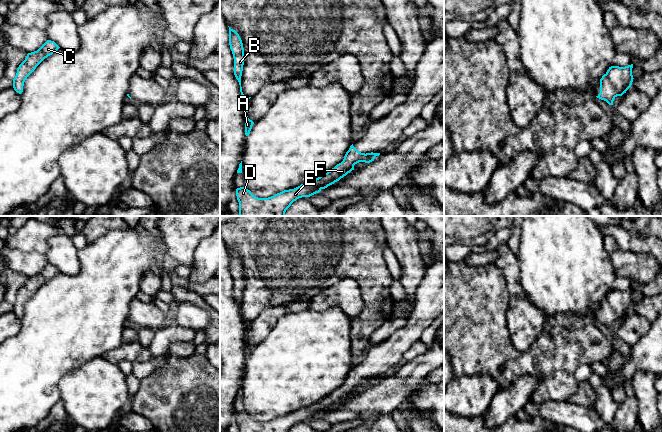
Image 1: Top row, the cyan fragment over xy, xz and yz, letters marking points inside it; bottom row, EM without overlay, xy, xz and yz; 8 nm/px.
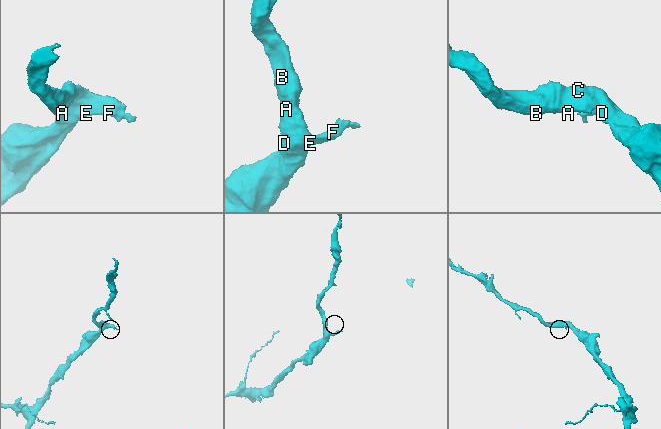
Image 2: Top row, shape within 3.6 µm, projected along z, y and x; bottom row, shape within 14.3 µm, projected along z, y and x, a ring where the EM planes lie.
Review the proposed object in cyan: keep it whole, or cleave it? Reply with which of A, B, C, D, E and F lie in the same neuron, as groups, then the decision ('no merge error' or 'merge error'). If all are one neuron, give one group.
groups A B C D E F; no merge error

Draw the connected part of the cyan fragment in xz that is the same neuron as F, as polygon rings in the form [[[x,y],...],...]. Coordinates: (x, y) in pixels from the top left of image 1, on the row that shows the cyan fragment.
[[[352,144],[341,163],[320,177],[294,189],[284,190],[268,198],[258,198],[245,187],[237,188],[239,216],[285,216],[286,210],[297,199],[319,193],[354,170],[355,164],[370,163],[379,155],[380,153],[373,152],[361,153]]]

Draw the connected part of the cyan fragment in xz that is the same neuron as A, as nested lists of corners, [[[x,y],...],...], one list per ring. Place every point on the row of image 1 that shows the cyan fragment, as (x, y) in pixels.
[[[229,27],[229,45],[234,58],[234,68],[233,68],[234,75],[239,82],[241,97],[244,101],[245,135],[248,136],[250,134],[254,122],[250,120],[247,116],[248,101],[251,97],[244,95],[241,87],[241,76],[243,71],[244,59],[245,59],[244,48],[239,34],[230,27]]]

